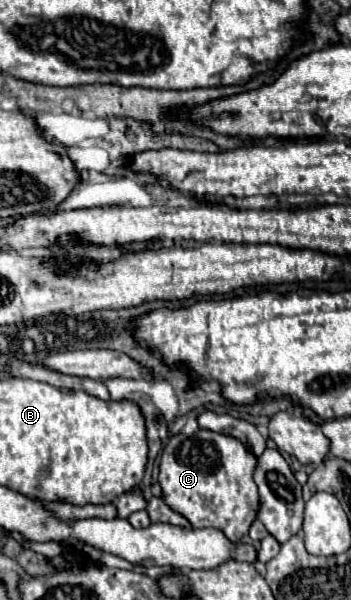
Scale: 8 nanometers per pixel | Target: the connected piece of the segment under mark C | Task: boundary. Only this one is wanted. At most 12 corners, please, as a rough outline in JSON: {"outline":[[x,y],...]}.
{"outline":[[200,429],[164,447],[158,481],[194,529],[248,535],[258,459]]}

